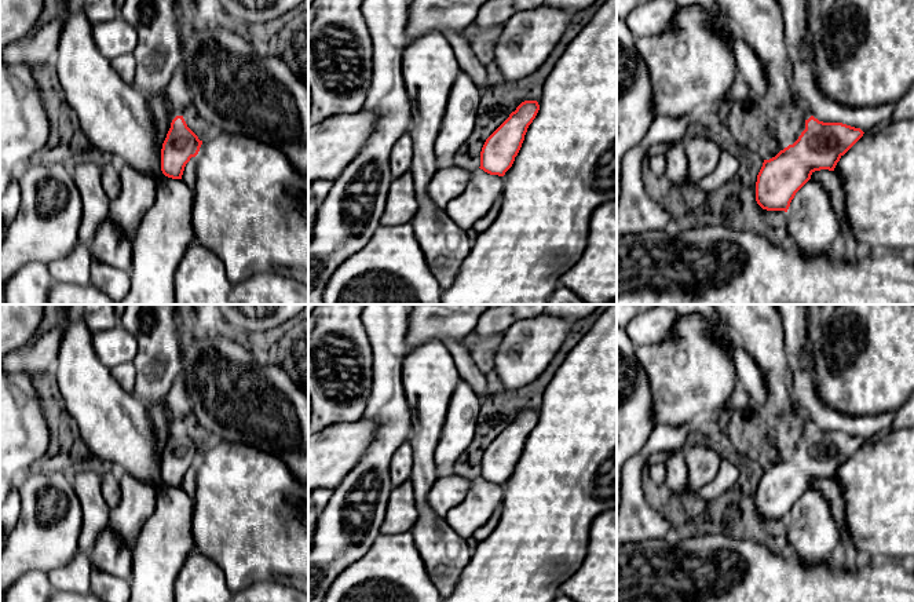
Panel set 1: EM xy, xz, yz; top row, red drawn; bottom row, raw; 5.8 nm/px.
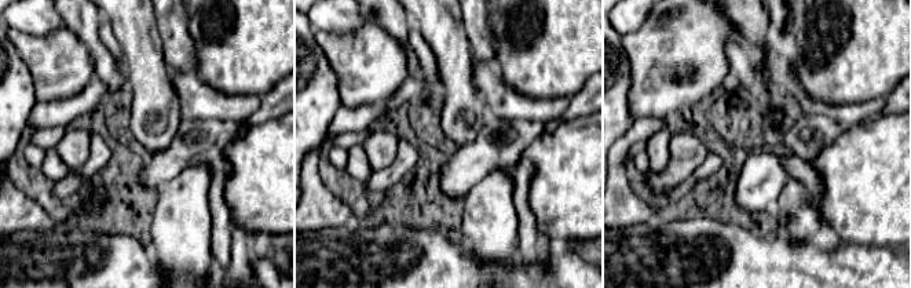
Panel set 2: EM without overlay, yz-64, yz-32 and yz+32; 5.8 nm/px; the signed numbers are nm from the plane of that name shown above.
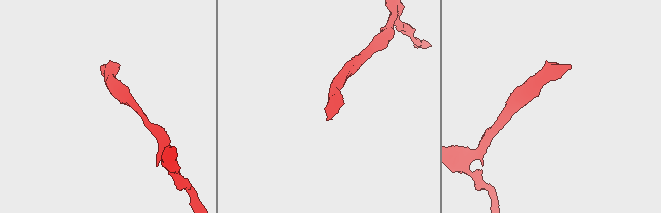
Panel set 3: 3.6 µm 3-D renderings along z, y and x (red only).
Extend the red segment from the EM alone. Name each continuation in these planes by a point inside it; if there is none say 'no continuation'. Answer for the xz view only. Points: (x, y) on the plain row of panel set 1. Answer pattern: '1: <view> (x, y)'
no continuation

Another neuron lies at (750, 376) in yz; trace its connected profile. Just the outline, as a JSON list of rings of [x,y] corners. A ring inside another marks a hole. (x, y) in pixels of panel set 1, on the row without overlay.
[[[739,343],[734,347],[732,355],[738,365],[739,383],[749,393],[752,404],[767,408],[769,395],[760,366]]]

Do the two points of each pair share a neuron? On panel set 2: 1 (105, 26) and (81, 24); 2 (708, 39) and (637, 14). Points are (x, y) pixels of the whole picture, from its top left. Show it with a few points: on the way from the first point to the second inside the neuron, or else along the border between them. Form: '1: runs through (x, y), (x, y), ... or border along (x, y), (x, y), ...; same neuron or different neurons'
1: border along (99, 18), (98, 36), (112, 54); different neurons
2: border along (650, 14), (639, 28), (622, 36); different neurons

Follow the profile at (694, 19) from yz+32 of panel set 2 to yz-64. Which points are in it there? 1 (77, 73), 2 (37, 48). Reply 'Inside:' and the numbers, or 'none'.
Inside: 1, 2

